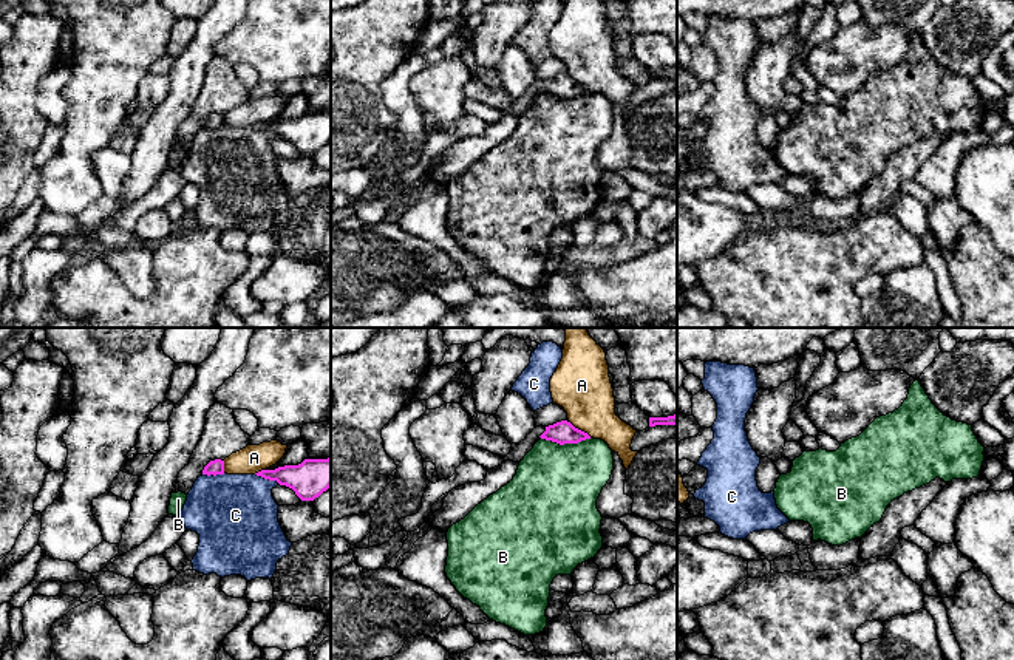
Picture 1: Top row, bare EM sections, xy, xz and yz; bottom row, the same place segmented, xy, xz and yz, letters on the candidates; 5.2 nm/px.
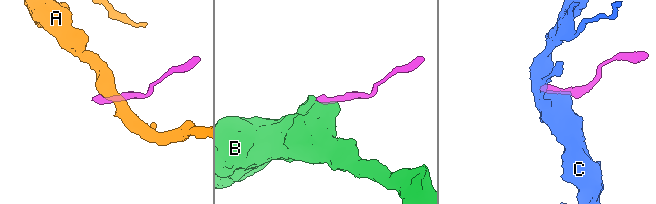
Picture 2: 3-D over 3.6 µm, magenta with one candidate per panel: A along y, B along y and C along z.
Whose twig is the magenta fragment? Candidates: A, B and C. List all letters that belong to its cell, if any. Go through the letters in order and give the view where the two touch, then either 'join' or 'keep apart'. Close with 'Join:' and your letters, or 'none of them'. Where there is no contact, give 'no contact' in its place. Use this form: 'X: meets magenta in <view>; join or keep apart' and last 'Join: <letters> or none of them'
A: meets magenta in xz; keep apart
B: meets magenta in xz; keep apart
C: meets magenta in xy; keep apart
Join: none of them

